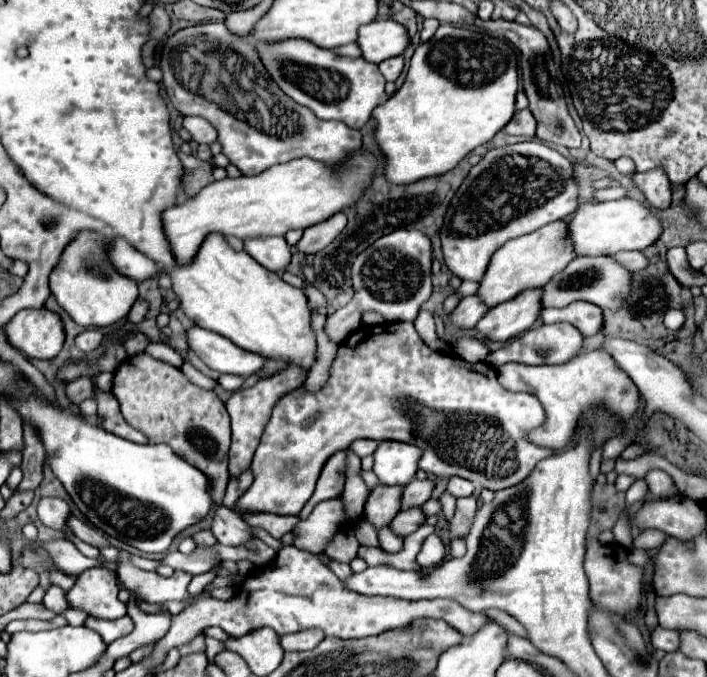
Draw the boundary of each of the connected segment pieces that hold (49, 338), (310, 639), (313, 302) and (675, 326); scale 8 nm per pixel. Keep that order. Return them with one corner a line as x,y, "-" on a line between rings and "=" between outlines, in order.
48,308
20,310
8,324
6,334
12,346
32,358
54,358
64,344
66,332
62,318
=
308,630
300,634
282,636
280,646
284,648
284,652
304,652
304,650
314,650
322,638
324,636
320,634
320,630
=
307,285
304,292
308,298
311,310
316,310
319,307
326,307
327,301
324,295
315,287
=
666,310
664,314
664,324
670,330
679,330
685,322
685,316
682,310

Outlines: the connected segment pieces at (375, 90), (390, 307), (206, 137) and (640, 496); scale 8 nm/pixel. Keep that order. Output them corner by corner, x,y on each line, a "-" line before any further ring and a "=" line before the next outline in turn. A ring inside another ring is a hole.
284,40
276,44
256,44
258,54
272,74
272,80
302,106
308,106
318,118
342,120
352,128
362,128
372,110
388,100
384,90
384,76
376,64
364,58
336,56
332,50
312,46
304,40
=
398,228
378,238
372,246
368,246
362,254
356,256
352,264
354,298
344,308
338,308
332,316
328,316
326,322
328,336
336,342
342,342
352,332
356,332
364,312
378,312
386,322
406,322
406,320
412,322
420,306
432,294
430,264
432,264
432,250
430,250
430,238
426,234
418,230
=
196,116
184,118
182,126
190,132
192,142
196,144
212,144
216,140
216,130
208,122
204,122
204,118
196,118
=
636,480
636,484
632,484
632,486
628,488
628,492
626,492
626,504
630,506
630,504
634,504
634,502
638,502
638,500
644,500
646,492
648,492
646,482
644,482
644,480

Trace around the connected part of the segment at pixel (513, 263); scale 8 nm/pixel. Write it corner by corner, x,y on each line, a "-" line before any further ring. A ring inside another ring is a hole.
558,220
552,224
546,224
544,228
530,232
526,236
520,236
516,240
506,242
502,248
498,248
492,254
492,260
484,272
484,278
478,282
476,296
486,304
488,308
494,308
506,300
516,298
520,292
530,288
540,288
556,270
562,270
576,254
572,254
572,248
566,240
566,222

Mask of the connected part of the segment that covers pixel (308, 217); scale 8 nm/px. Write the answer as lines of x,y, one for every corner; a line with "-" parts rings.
358,150
340,170
332,170
310,158
298,158
286,164
276,164
256,176
238,176
212,182
196,196
186,198
184,202
162,212
162,228
170,244
170,252
178,266
188,266
196,256
196,250
200,250
200,244
212,232
246,240
284,236
292,228
304,230
314,226
316,222
330,218
336,210
352,206
372,180
374,166
376,158

